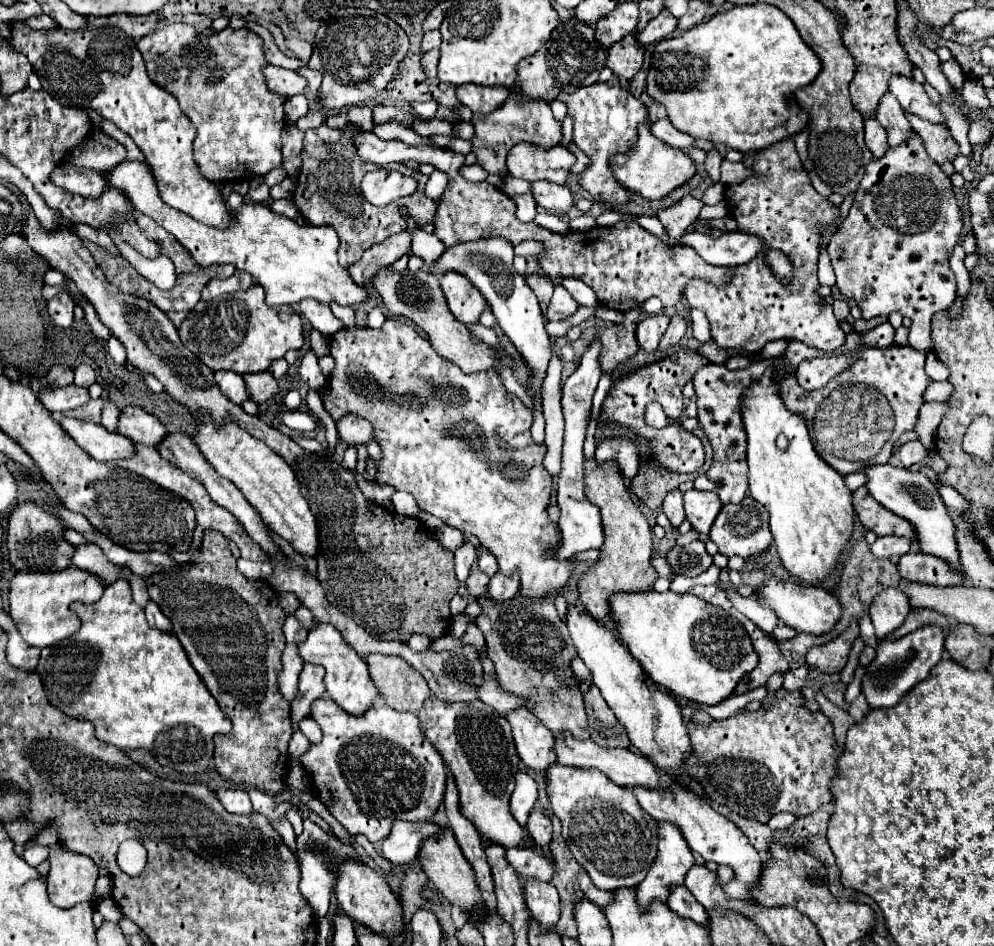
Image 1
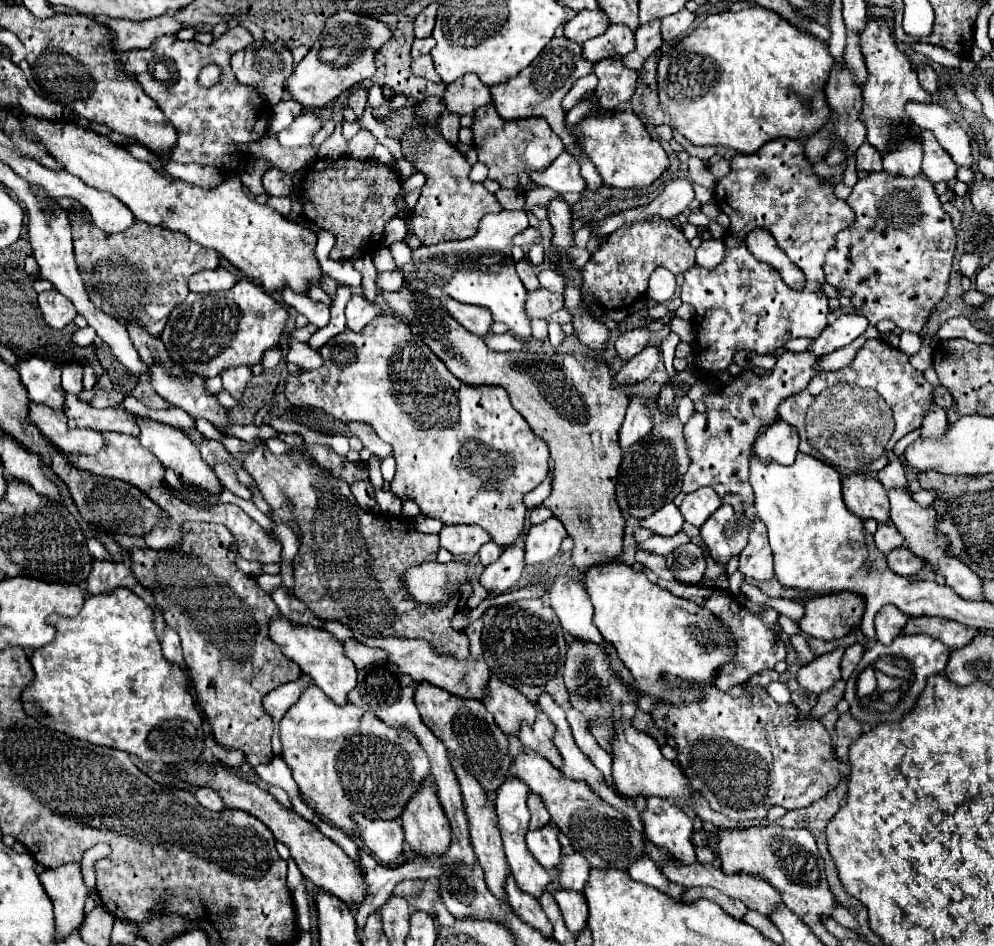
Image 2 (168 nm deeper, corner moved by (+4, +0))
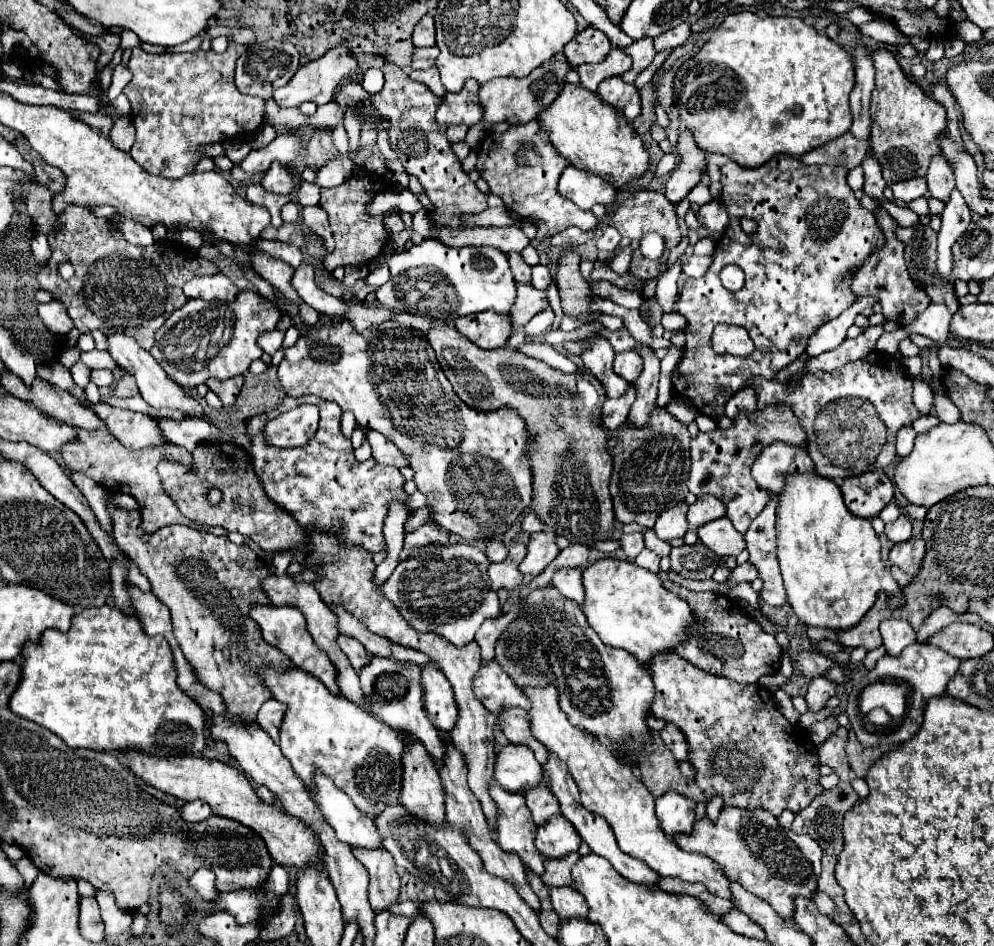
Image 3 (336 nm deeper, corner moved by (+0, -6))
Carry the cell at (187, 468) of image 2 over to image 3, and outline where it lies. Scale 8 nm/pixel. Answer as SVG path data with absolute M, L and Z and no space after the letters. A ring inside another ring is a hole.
M89 403L87 407L97 413L97 417L107 425L107 429L113 433L113 437L127 449L143 449L143 447L155 447L163 445L163 435L157 423L137 411L111 407L107 403Z

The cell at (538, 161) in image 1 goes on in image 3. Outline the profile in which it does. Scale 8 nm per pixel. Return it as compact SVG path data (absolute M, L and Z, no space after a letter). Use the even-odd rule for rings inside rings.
M569 165L559 179L559 193L573 201L579 209L591 209L597 203L611 205L615 201L617 189L601 177Z

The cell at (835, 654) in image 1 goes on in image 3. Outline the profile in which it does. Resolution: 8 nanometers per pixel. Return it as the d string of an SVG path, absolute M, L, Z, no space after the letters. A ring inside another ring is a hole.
M825 677L811 679L809 689L807 689L807 695L805 695L805 701L807 701L809 711L813 711L813 713L821 711L827 705L829 697L833 697L833 695L835 695L835 683L831 683Z

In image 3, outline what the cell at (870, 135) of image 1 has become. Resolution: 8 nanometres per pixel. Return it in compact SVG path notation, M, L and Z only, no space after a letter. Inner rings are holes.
M869 155L869 157L865 157L865 161L861 163L861 167L865 169L865 185L863 185L863 191L865 191L871 199L883 199L885 181L883 181L879 163L873 159L873 155Z

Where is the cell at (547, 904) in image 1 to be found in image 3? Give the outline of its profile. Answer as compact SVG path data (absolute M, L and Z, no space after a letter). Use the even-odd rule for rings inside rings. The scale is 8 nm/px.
M495 781L489 783L489 793L497 805L497 843L503 851L515 851L523 865L533 873L543 873L543 855L535 847L535 829L531 811L525 805L523 793L509 793Z

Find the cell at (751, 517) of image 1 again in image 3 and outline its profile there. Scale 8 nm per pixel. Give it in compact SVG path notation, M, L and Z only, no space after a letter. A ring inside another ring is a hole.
M727 517L715 519L697 529L697 537L703 545L719 555L739 555L745 549L745 539L741 533L735 531Z

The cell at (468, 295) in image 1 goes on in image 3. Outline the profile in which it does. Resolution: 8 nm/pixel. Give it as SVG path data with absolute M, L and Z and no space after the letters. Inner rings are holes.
M483 311L471 317L459 317L455 319L455 327L461 335L465 335L471 343L475 343L481 349L505 347L507 339L513 333L511 317L495 311Z

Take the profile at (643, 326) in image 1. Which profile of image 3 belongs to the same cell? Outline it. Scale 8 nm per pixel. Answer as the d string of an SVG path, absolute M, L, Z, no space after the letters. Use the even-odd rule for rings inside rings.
M625 351L625 353L617 353L615 355L615 361L613 361L613 371L627 379L629 383L633 383L639 373L643 369L643 359L637 355L637 353L631 353L631 351Z

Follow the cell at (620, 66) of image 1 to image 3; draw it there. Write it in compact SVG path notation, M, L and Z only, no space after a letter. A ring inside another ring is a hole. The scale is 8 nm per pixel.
M611 77L611 81L603 81L597 93L599 97L603 97L603 101L621 111L629 123L633 123L633 119L641 111L639 91L633 85L627 85L621 77Z

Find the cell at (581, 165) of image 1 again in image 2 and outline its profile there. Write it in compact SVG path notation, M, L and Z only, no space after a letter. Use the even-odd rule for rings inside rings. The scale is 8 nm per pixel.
M557 35L551 39L551 43L547 43L547 47L541 51L541 55L535 57L535 63L531 63L531 67L525 67L517 77L509 79L507 83L491 87L491 97L493 97L493 105L495 105L497 113L503 119L545 117L549 121L551 129L563 139L565 151L571 153L575 159L579 159L581 177L585 179L587 189L595 191L601 185L599 173L595 171L595 165L591 163L591 159L579 149L579 143L575 141L577 137L565 125L565 111L561 109L561 99L569 93L573 83L579 77L589 75L591 71L593 71L593 63L589 59L583 59L583 47L579 43L567 39L565 35Z

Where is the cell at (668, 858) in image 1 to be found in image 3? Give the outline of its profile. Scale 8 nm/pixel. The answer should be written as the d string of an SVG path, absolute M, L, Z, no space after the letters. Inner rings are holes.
M667 791L657 799L657 817L667 837L677 833L691 833L695 823L695 801L675 791Z

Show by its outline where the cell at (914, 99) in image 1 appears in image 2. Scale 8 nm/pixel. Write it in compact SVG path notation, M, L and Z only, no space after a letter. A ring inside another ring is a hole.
M907 101L905 113L919 129L931 131L957 165L971 167L971 137L939 103Z

